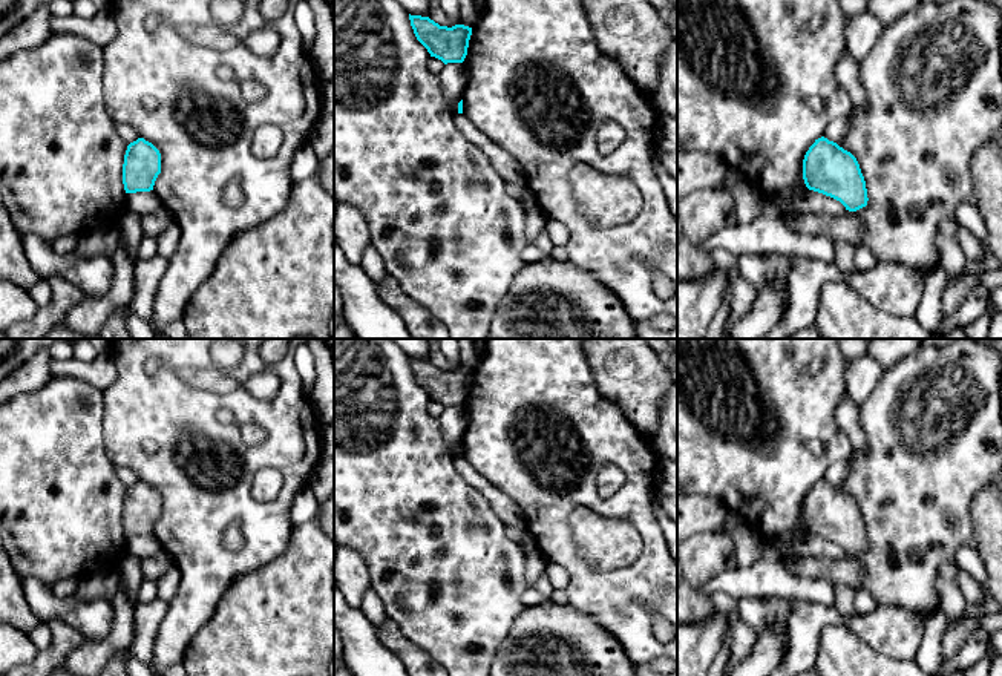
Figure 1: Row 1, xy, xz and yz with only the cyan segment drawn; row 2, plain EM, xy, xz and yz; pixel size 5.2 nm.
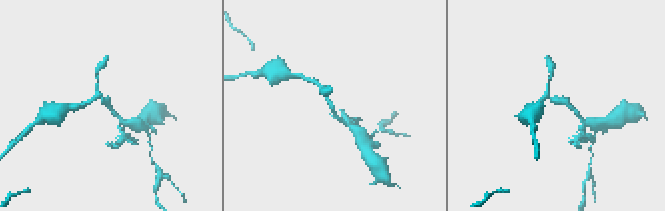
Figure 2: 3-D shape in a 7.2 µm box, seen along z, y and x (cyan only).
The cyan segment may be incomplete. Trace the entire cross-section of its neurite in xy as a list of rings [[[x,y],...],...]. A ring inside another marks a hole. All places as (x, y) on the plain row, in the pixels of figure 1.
[[[144,481],[127,489],[123,507],[123,527],[126,537],[150,535],[161,517],[161,497]]]

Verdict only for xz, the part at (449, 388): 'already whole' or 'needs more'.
already whole

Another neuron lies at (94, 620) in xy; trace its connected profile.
[[[23,578],[21,590],[40,622],[66,622],[89,641],[104,639],[112,630],[115,610],[110,599],[78,601],[74,595],[57,598],[49,586],[35,578]]]

